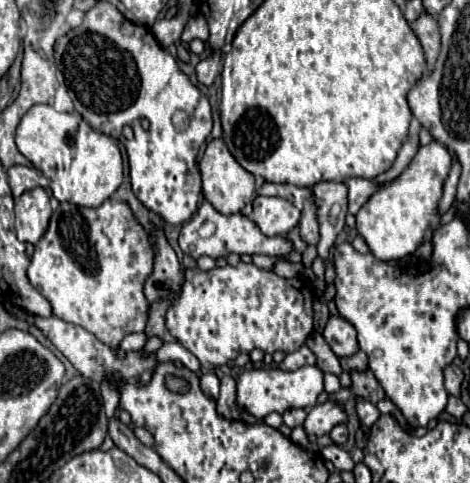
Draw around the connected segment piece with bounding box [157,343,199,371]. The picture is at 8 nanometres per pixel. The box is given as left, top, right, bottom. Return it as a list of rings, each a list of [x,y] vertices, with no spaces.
[[[165,343],[159,351],[157,351],[157,361],[181,361],[187,369],[191,371],[199,371],[199,361],[197,357],[193,357],[193,353],[189,353],[181,343]]]

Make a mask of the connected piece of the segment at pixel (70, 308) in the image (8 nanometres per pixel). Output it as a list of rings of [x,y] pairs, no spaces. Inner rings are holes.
[[[109,197],[103,205],[95,209],[61,203],[53,211],[45,237],[41,237],[41,241],[35,245],[27,277],[31,285],[39,287],[43,297],[51,303],[55,317],[67,323],[81,325],[89,333],[97,335],[105,345],[117,347],[127,333],[139,333],[147,325],[149,303],[143,295],[143,283],[145,277],[153,273],[153,261],[155,251],[149,241],[149,235],[135,219],[131,207],[125,201]]]

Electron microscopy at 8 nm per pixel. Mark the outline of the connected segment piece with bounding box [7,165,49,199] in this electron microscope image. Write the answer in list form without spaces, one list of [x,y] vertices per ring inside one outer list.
[[[13,165],[7,171],[9,175],[9,185],[13,189],[13,197],[17,199],[21,193],[31,191],[35,187],[47,187],[49,181],[35,169],[35,167],[25,167],[25,165]]]

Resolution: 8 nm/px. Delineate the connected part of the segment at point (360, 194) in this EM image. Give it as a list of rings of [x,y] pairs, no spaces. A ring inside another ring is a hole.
[[[349,179],[347,187],[349,187],[349,213],[351,215],[355,215],[361,209],[361,205],[365,205],[365,201],[377,189],[381,189],[381,185],[375,183],[373,179]]]

